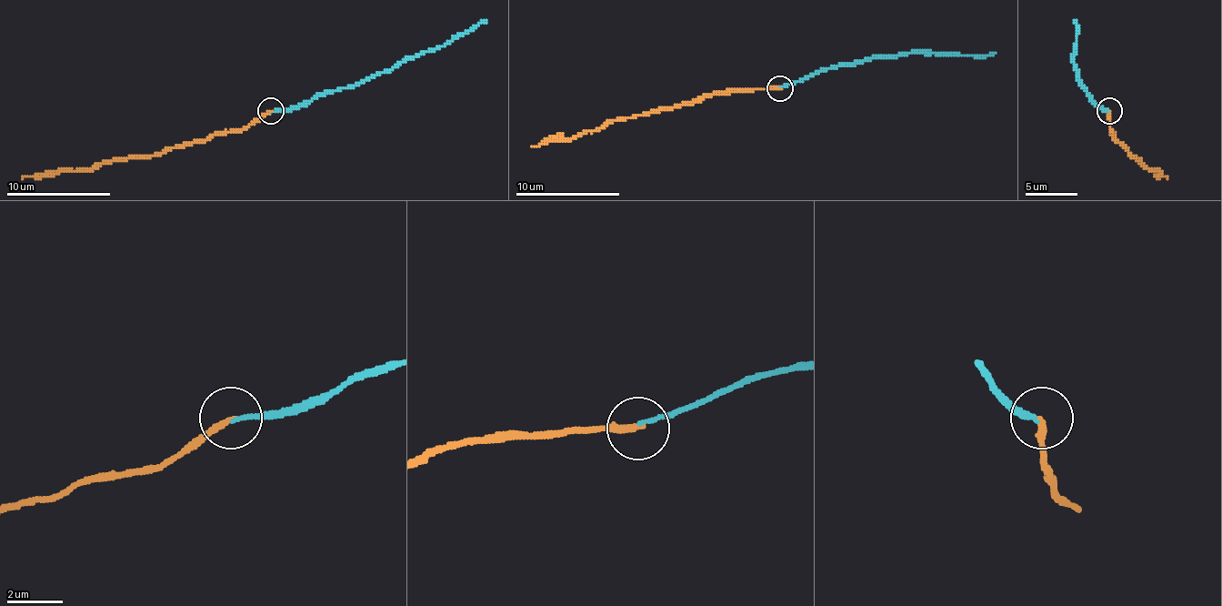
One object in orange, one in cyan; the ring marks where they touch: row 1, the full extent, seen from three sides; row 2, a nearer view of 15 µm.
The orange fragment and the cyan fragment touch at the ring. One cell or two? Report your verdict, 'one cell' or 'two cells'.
one cell

